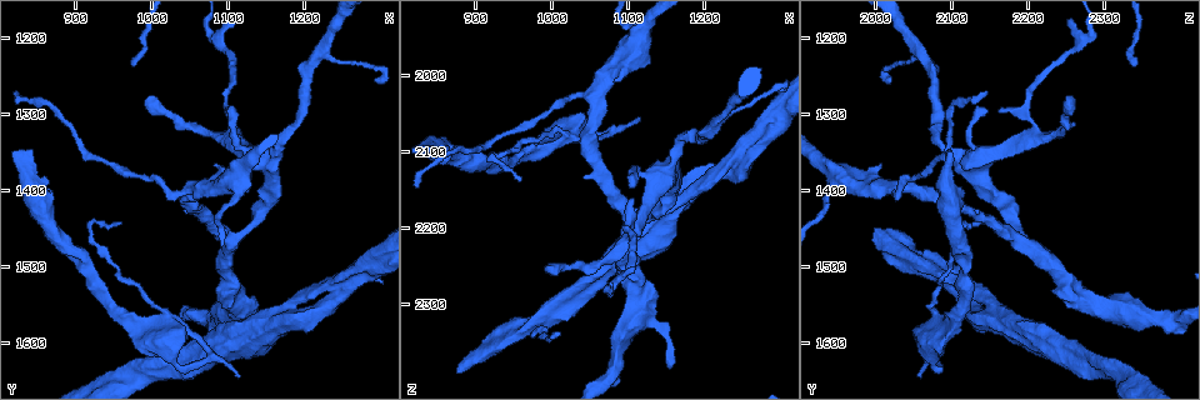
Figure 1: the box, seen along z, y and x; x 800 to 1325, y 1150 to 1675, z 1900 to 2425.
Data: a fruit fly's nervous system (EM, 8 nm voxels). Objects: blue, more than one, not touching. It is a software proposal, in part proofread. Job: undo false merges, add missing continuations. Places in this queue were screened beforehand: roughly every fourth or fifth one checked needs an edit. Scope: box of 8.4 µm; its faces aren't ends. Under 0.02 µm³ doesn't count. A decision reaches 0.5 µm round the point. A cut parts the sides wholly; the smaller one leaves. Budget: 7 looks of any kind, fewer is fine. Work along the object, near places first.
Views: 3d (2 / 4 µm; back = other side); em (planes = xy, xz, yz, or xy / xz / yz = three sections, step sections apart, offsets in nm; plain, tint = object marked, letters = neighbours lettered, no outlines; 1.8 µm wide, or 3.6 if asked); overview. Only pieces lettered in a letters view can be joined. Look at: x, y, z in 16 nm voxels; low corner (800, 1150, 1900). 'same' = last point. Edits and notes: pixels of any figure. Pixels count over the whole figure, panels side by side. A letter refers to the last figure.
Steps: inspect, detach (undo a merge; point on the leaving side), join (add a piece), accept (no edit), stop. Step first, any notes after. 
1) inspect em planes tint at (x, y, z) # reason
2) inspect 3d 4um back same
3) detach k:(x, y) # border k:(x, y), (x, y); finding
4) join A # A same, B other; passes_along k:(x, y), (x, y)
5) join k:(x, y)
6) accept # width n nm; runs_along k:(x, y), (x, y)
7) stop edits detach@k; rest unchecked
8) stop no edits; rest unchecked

inspect em 3.6um planes letters at (1105, 1465, 2180) # three arms meet

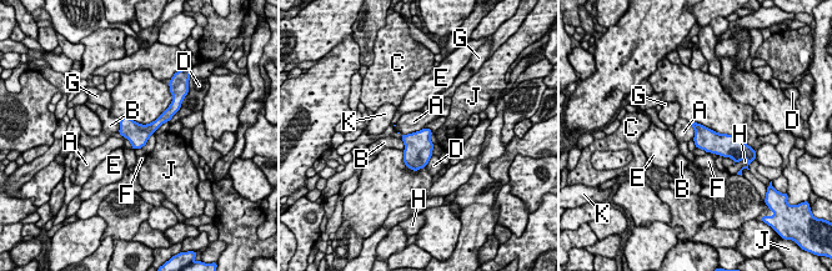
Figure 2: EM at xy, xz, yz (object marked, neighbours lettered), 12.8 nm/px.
accept # A other, B other, C other, D other, E other, F other, G other, H other, J other, K other; border 2:(425, 128), (407, 134), (396, 133); continuous, no second neuron

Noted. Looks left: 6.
inspect 3d 2um at (1155, 1375, 2140) # three-way junction

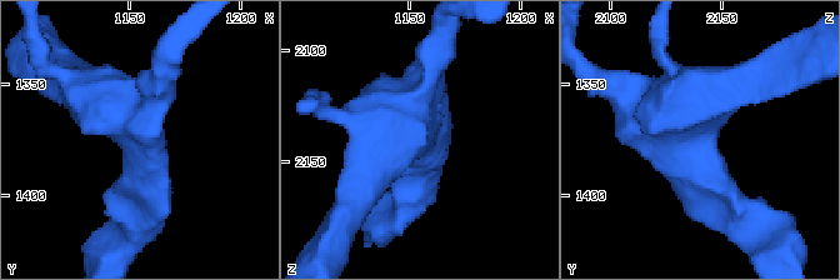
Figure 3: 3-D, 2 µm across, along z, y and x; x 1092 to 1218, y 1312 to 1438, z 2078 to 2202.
inspect em planes letters at (1152, 1374, 2135) # now the EM

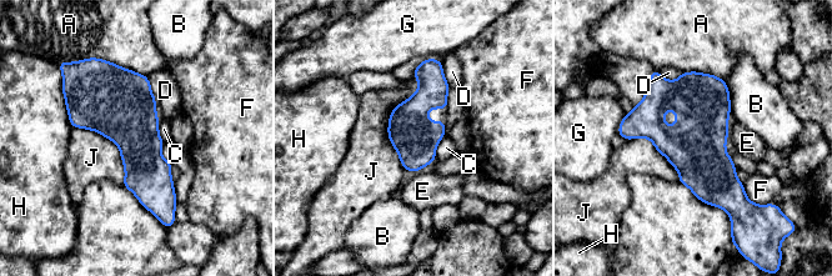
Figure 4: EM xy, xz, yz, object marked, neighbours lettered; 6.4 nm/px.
accept # A other, B other, C other, D other, E other, F other, G other, H other, J other; border 4:(412, 75), (387, 129), (404, 169); continuous, no second neuron

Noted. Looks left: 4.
inspect 3d 2um at (1185, 1570, 2150) # branch point

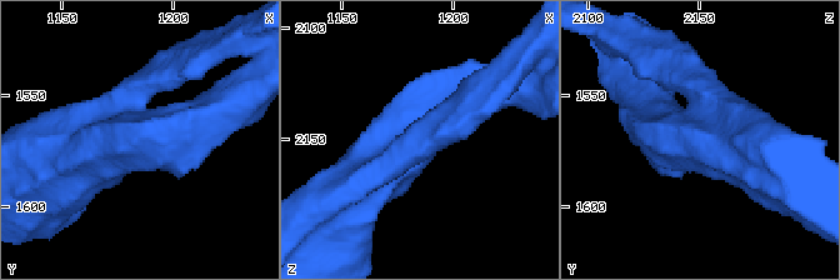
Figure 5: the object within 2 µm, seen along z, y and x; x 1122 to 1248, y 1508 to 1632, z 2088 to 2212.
inspect em planes plain at (1183, 1568, 2147)

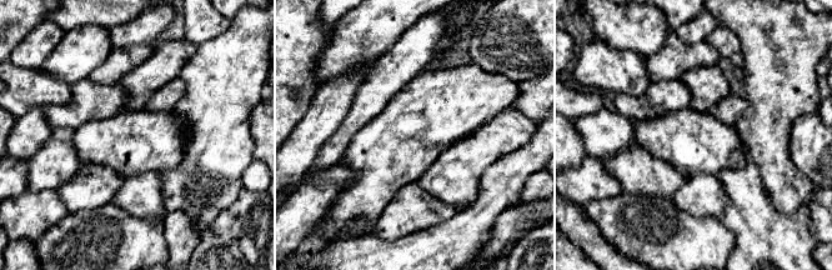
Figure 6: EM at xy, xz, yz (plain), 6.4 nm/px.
inspect em planes letters same

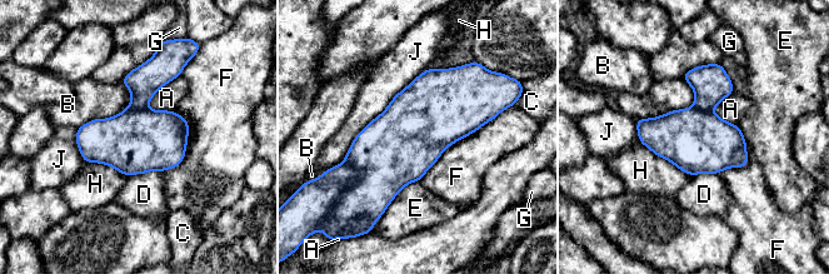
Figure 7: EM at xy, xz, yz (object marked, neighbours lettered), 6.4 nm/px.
accept # A other, B other, C other, D other, E other, F other, G other, H other, J other; border 7:(180, 75), (163, 85), (146, 108); continuous, no second neuron

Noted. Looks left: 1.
stop no edits; rest unchecked

